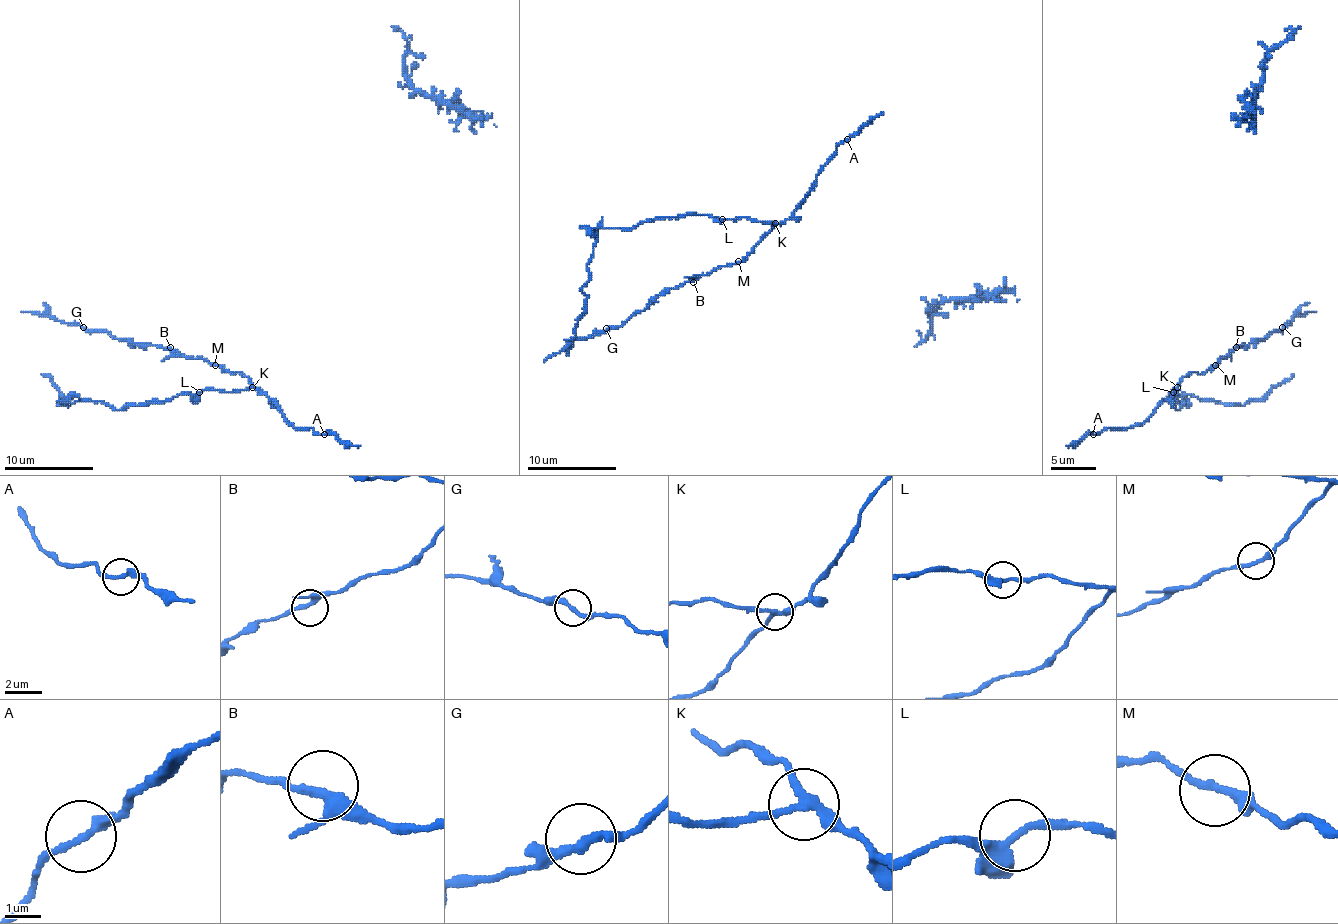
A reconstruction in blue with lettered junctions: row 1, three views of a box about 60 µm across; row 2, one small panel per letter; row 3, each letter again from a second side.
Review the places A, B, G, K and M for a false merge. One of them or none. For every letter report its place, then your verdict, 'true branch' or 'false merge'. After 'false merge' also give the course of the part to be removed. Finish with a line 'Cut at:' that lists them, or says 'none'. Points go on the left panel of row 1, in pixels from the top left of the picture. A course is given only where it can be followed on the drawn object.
A: at (324, 434); true branch
B: at (170, 347); true branch
G: at (83, 327); true branch
K: at (252, 387); false merge; foreign part runs (253, 388), (177, 394), (119, 410), (75, 394), (59, 405), (63, 401), (52, 381), (41, 374)
M: at (215, 365); true branch
Cut at: K

